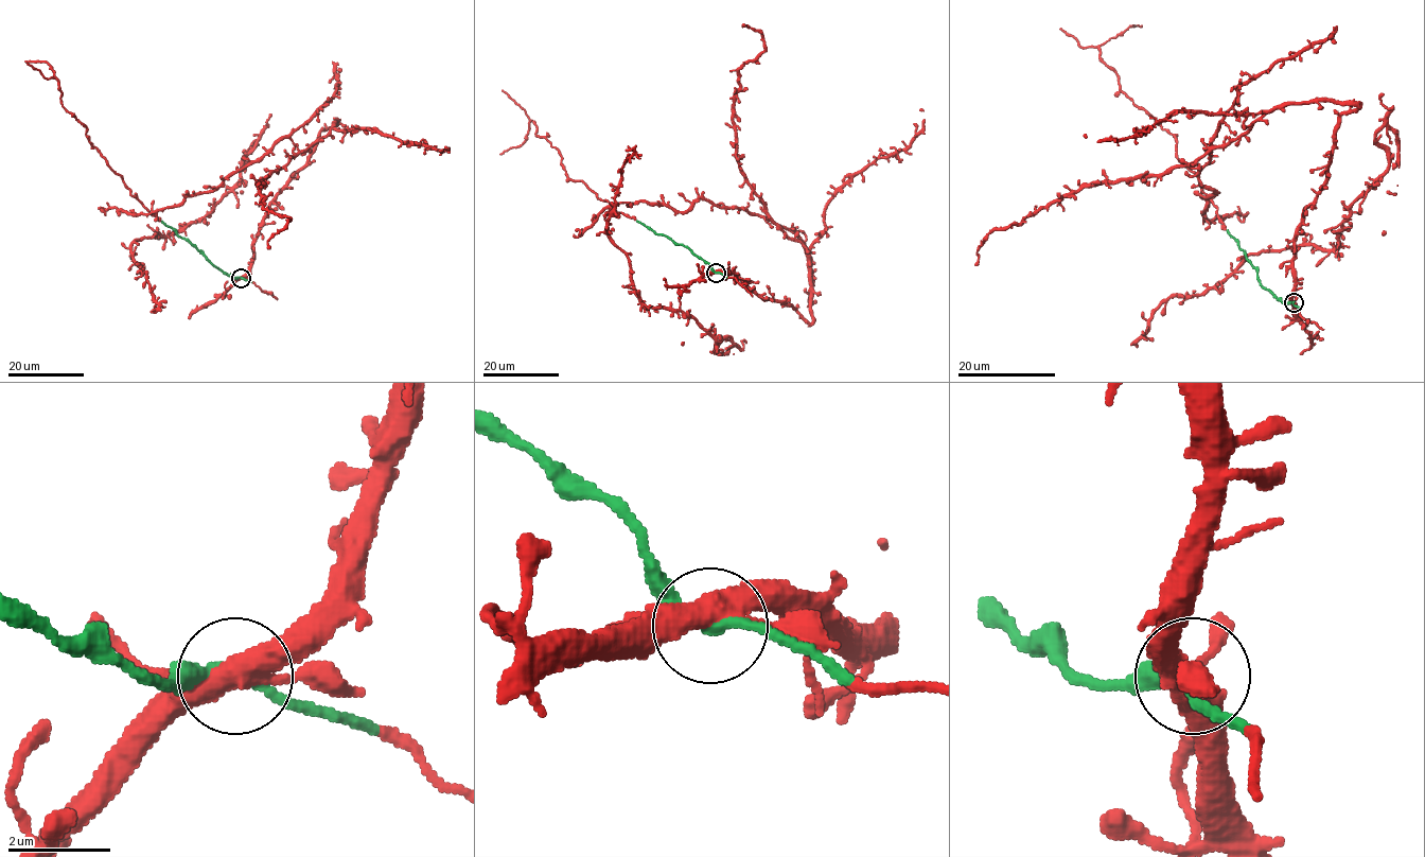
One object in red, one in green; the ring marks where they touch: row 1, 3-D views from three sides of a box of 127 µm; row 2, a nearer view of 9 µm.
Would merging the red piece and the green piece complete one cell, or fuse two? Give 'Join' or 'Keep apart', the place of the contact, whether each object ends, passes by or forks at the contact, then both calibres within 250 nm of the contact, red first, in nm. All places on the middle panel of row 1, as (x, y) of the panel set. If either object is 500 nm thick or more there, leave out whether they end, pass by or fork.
Join. Place: (716, 273). At the ring red forks. At the ring green passes by. Thickness 400 nm (red) against 200 nm

